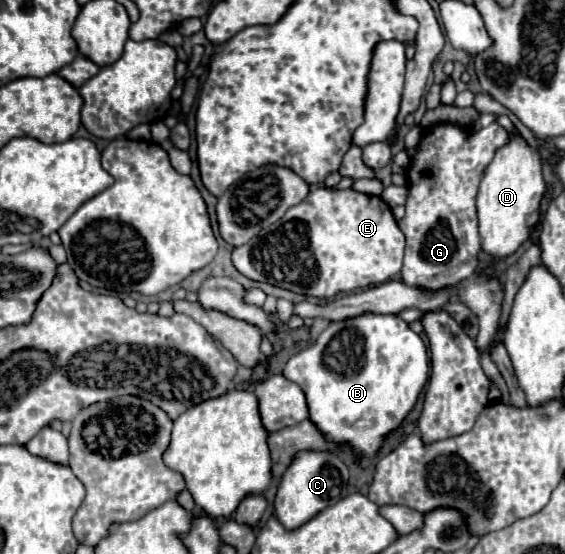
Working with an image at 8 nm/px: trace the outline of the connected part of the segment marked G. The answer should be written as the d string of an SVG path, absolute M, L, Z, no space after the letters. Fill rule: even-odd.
M497 122L471 132L457 124L435 124L421 132L417 152L407 166L409 196L405 216L397 222L405 234L405 258L401 276L409 286L453 286L471 278L479 266L475 196L481 176L495 152L509 142L509 134Z

